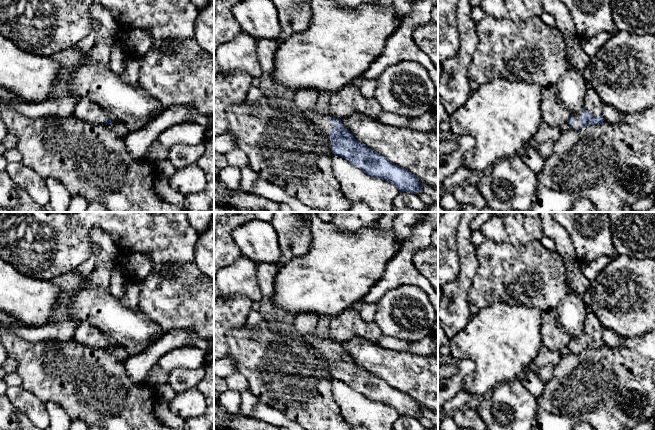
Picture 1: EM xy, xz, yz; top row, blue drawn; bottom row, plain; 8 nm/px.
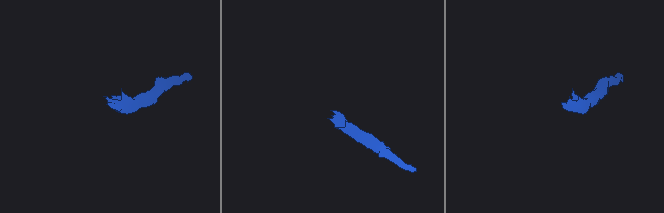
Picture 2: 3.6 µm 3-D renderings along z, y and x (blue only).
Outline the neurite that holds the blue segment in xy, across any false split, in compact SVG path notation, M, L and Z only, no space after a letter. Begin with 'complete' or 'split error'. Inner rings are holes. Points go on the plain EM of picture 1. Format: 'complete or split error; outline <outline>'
split error; outline M82 321L78 324L72 340L81 345L92 348L111 348L104 338L102 332L88 321Z

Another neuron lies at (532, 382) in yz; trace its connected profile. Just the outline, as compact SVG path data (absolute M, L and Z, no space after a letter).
M537 372L526 373L523 380L524 386L535 398L543 393L545 383L539 378Z

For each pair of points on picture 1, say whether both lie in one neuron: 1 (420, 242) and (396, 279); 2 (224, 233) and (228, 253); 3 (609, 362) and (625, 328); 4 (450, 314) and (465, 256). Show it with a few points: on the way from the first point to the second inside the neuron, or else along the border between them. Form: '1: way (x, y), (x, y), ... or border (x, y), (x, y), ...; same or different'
1: way (410, 250), (405, 255), (400, 269); same
2: way (224, 238), (224, 248); same
3: border (644, 334), (622, 338); different
4: way (454, 300), (455, 293), (463, 283), (465, 270); same

